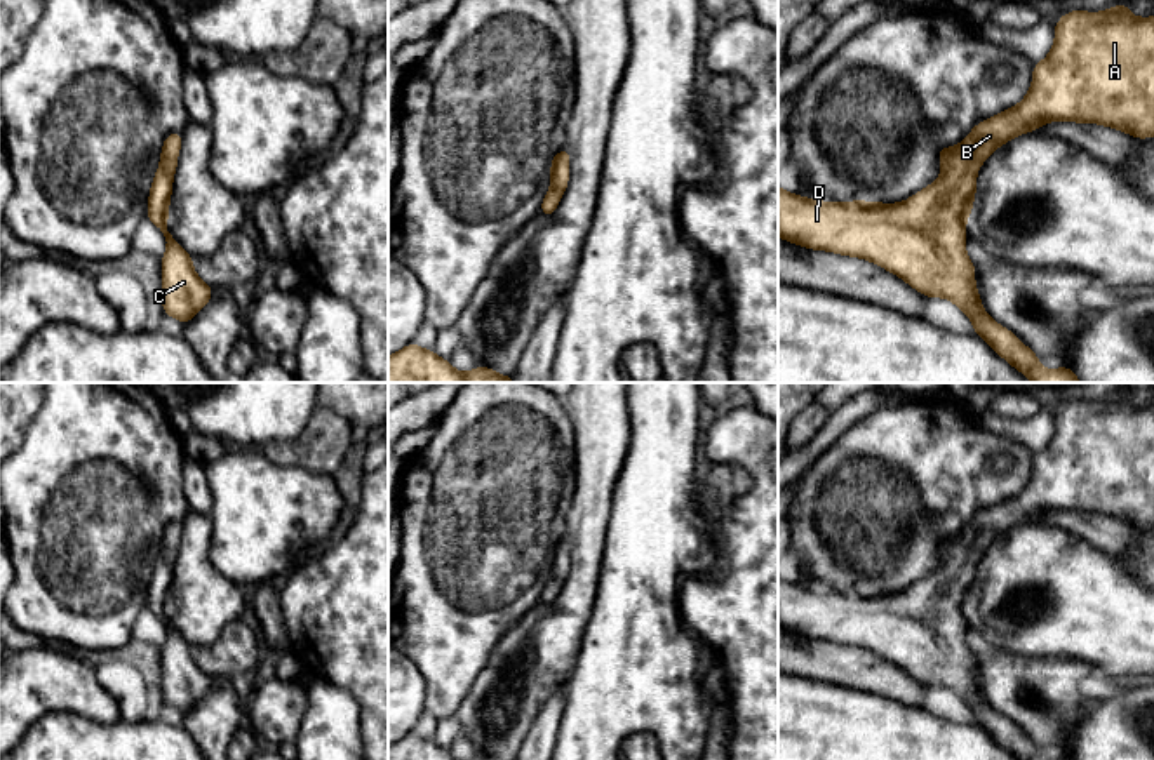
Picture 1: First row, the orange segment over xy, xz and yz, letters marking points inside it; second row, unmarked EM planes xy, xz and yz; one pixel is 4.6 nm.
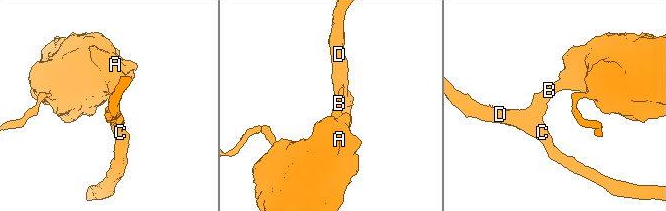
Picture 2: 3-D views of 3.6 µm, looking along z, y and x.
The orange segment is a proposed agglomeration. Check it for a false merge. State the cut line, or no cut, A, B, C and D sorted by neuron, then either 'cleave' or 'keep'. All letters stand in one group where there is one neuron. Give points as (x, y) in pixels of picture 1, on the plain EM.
no cut; A B C D; keep

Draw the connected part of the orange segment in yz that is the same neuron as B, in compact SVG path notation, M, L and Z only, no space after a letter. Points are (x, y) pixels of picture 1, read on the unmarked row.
M1130 393L1104 402L1067 402L1055 414L1048 447L1034 454L1027 485L1015 497L976 513L957 536L938 536L942 565L935 572L900 593L818 591L792 584L782 574L778 626L811 640L876 652L923 685L945 687L959 696L973 711L973 722L1016 760L1046 760L1032 739L987 704L975 673L976 657L964 638L978 557L996 537L1046 511L1100 513L1138 529L1154 527L1154 405L1133 407Z

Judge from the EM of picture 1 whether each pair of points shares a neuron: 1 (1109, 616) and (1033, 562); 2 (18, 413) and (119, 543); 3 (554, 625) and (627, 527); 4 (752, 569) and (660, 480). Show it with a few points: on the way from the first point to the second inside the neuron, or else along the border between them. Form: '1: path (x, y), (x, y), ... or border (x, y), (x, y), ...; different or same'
1: path (1090, 609), (1073, 600), (1052, 580); same
2: border (44, 400), (26, 430), (25, 442), (18, 449); different
3: border (610, 520), (594, 600); different
4: border (707, 512), (721, 548), (721, 567), (714, 574); different

